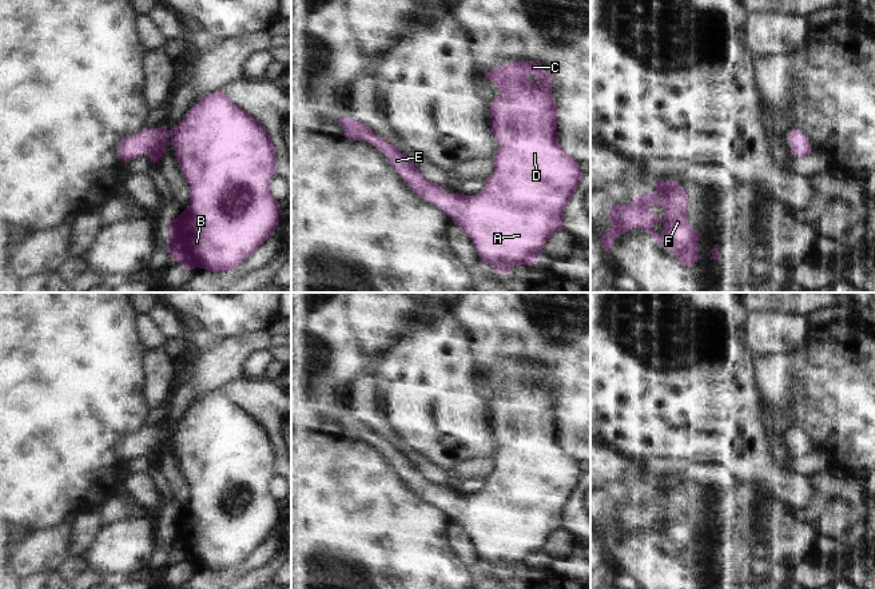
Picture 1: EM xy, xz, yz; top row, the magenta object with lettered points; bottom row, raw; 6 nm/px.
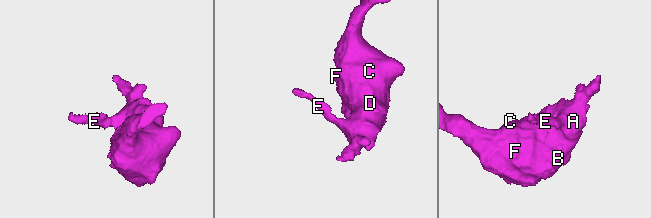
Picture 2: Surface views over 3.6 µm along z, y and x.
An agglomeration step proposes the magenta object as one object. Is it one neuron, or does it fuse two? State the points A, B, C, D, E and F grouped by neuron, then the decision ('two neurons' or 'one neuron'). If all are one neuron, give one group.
A B C D E F; one neuron

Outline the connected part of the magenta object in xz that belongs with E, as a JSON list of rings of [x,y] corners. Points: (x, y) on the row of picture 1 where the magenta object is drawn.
[[[512,61],[485,71],[485,79],[492,80],[500,95],[490,102],[492,132],[500,142],[500,148],[493,158],[496,170],[485,180],[485,188],[470,196],[464,194],[446,194],[444,186],[425,179],[413,163],[391,143],[375,135],[367,126],[353,119],[342,118],[337,123],[345,128],[343,136],[349,140],[365,140],[377,147],[399,172],[413,191],[425,200],[442,208],[473,242],[482,264],[490,264],[496,272],[506,274],[510,267],[534,264],[549,236],[562,230],[564,210],[580,186],[582,172],[578,163],[558,144],[557,104],[552,97],[554,84],[552,75],[546,73],[537,61]]]

